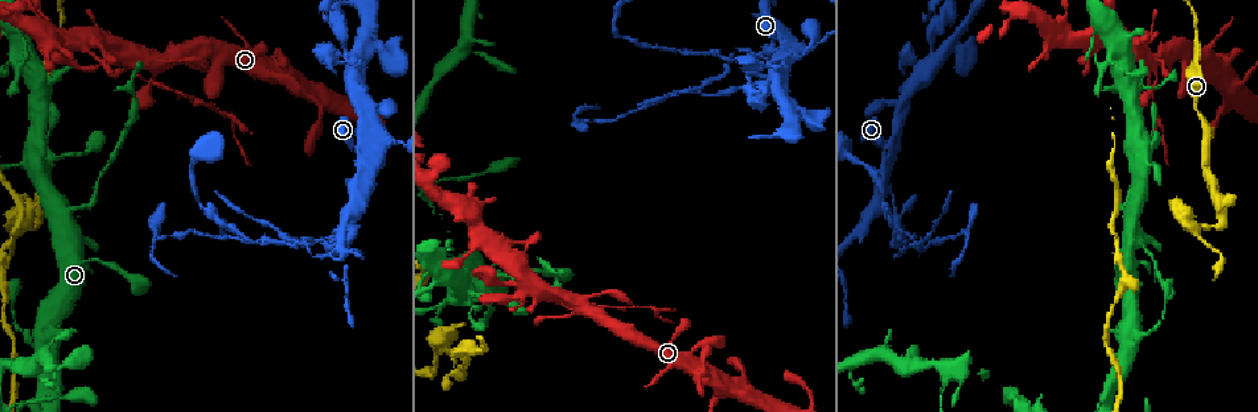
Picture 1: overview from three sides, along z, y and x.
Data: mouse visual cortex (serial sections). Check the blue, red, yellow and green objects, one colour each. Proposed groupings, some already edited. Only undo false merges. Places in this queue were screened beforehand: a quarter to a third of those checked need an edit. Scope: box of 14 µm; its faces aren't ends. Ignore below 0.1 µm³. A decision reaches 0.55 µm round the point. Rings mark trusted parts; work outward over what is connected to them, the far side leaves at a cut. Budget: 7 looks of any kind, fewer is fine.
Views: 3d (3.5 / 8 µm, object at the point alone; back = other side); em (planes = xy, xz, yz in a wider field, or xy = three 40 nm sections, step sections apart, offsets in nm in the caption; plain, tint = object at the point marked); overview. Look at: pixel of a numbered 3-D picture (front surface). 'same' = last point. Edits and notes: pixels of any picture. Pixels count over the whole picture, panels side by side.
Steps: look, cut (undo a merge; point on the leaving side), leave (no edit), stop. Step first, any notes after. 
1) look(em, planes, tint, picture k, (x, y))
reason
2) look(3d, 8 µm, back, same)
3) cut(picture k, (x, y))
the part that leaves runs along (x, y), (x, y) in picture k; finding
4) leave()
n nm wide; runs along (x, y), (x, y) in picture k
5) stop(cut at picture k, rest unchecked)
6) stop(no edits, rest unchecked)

look(3d, 8 µm, picture 1, (556, 303))
abrupt turn

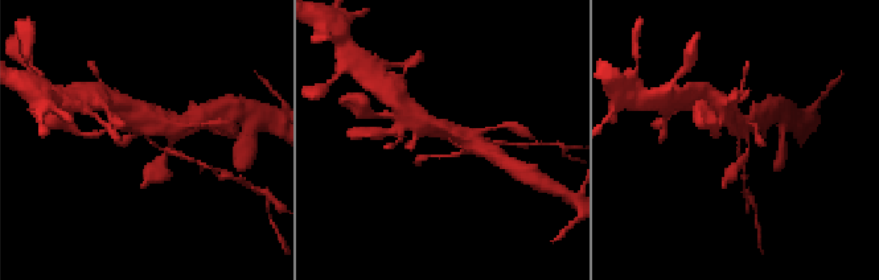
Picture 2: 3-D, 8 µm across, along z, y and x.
look(em, xy, step 5, tint, picture 2, (444, 139))
now the EM

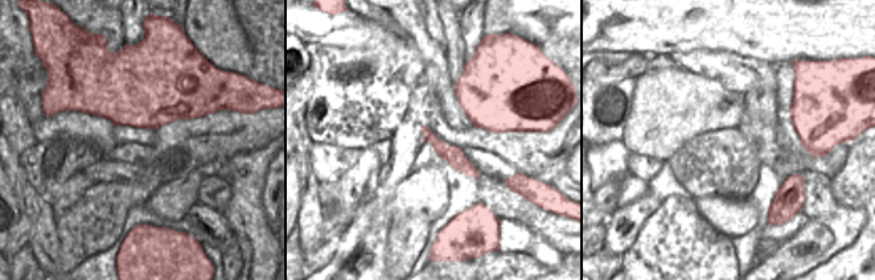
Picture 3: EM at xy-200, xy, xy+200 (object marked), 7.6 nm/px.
cut(picture 2, (173, 152))
the part that leaves runs along (147, 138), (160, 149), (197, 161) in picture 2; two cells meet here

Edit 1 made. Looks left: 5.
look(overview)
redraw

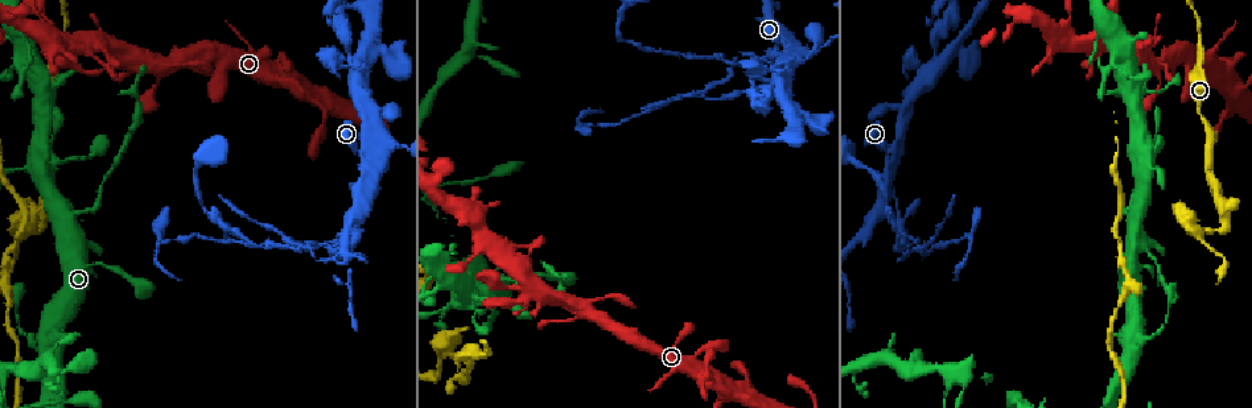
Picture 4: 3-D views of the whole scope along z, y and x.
look(3d, 3.5 µm, picture 4, (42, 230))

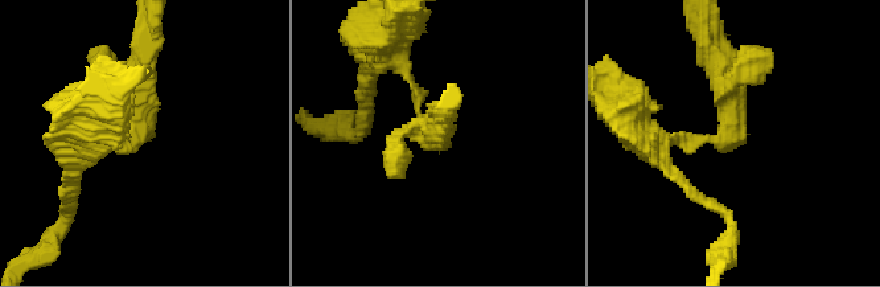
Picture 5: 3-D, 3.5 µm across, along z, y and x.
look(em, xy, step 2, tint, picture 5, (137, 133))

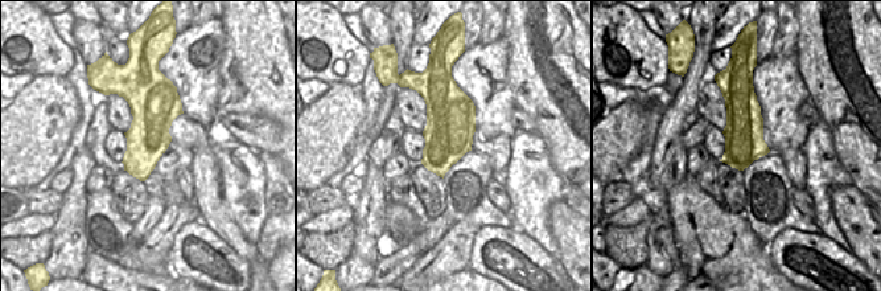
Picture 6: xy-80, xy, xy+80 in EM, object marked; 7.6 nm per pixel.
leave()
380 nm wide; runs along (711, 52), (732, 130), (657, 142) in picture 5; one cell here

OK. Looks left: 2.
stop(cut at picture 2, rest unchecked)

